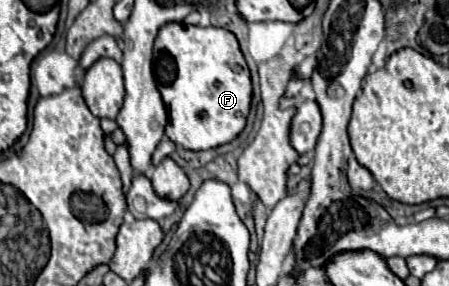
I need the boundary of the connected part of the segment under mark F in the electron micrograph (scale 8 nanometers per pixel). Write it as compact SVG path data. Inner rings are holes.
M179 22L161 26L153 46L153 72L169 114L165 134L175 144L181 144L187 150L209 150L231 142L245 128L251 108L251 78L249 66L239 50L239 42L229 30L215 26L183 26ZM203 112L207 112L207 122L201 118Z

